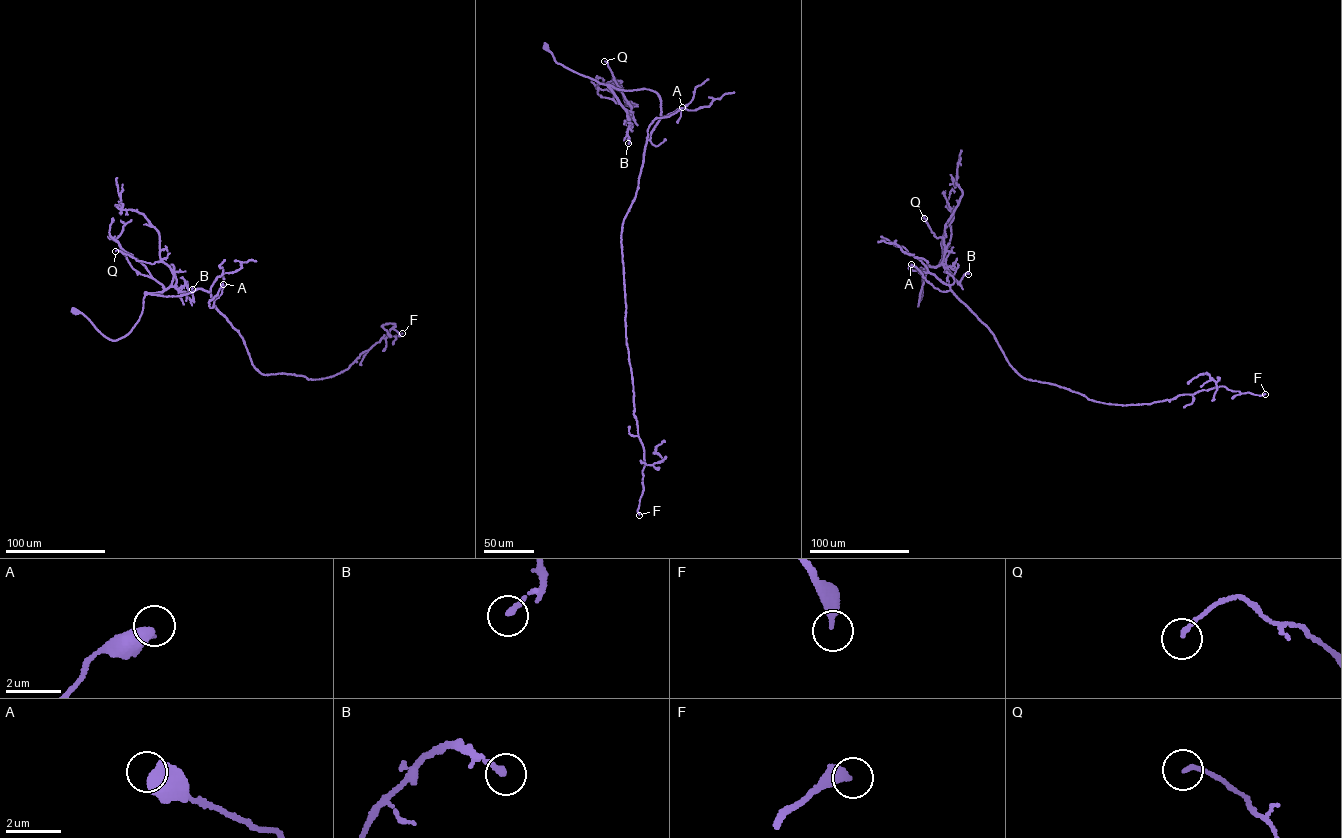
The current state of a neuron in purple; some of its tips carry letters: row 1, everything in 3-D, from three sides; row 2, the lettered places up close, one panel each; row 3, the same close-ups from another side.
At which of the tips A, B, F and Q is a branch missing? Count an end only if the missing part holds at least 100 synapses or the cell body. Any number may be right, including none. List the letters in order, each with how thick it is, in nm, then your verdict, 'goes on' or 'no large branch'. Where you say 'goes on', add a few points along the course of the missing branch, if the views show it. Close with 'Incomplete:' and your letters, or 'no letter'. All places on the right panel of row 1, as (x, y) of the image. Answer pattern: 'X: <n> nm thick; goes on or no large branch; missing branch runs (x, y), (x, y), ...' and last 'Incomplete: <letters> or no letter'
A: 600 nm thick; no large branch
B: 200 nm thick; no large branch
F: 320 nm thick; goes on
Q: 150 nm thick; no large branch
Incomplete: F

